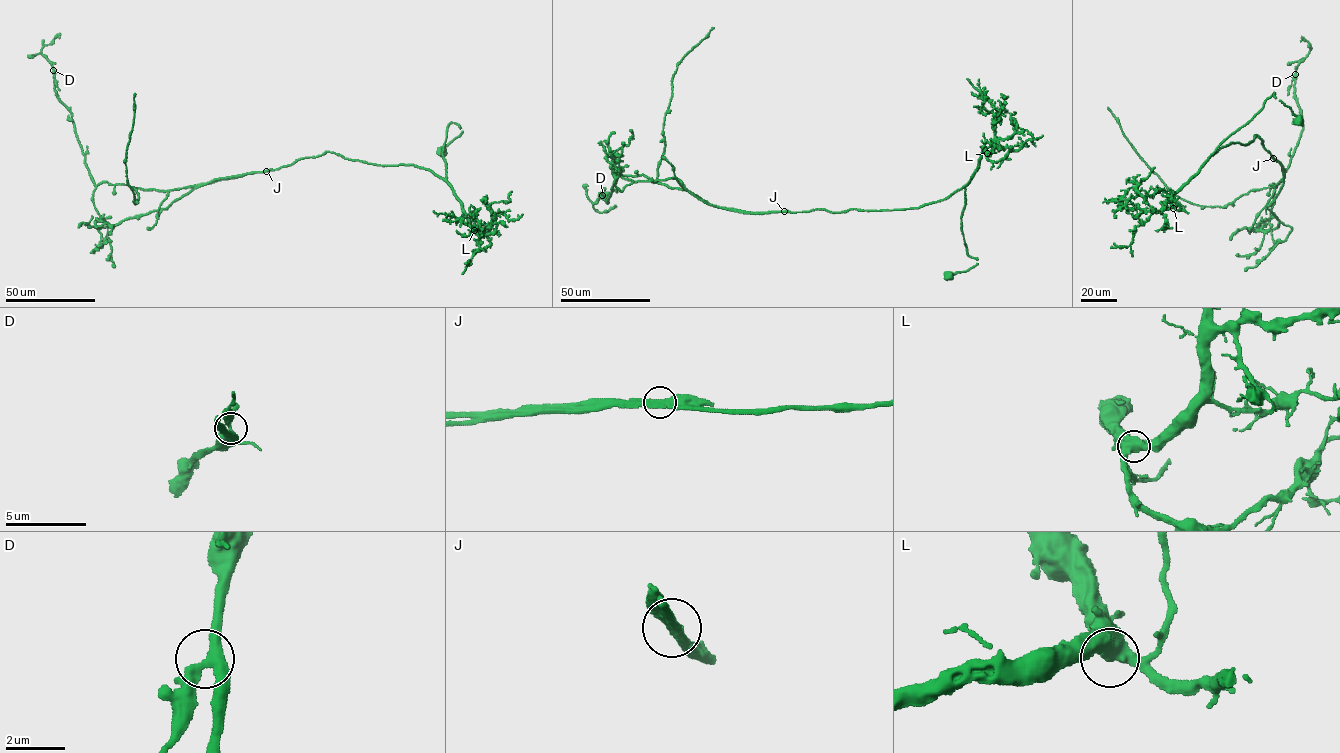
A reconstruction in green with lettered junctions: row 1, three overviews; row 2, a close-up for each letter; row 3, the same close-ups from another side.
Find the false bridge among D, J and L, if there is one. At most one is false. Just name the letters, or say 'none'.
J

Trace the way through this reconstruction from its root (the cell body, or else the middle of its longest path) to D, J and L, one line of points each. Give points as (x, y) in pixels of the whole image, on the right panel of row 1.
D: (1297, 120), (1273, 93), (1209, 157), (1257, 135), (1282, 165), (1276, 187), (1302, 129), (1295, 74)
J: (1297, 120), (1273, 93), (1209, 157), (1232, 143), (1248, 144), (1255, 135), (1273, 158)
L: (1297, 120), (1273, 93), (1251, 120), (1220, 144), (1199, 171), (1169, 196), (1173, 208)

